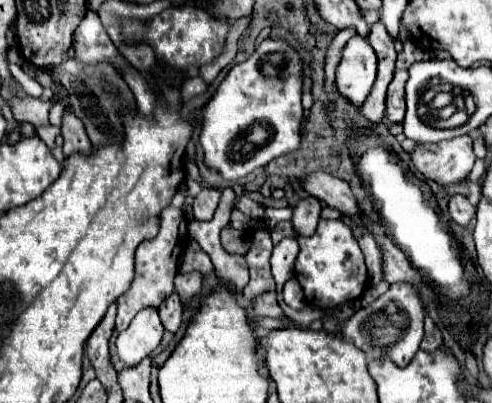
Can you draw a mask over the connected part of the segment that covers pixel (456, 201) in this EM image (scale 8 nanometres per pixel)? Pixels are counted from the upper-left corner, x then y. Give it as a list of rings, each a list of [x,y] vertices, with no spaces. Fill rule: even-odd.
[[[450,195],[448,213],[450,213],[452,221],[456,221],[462,227],[466,227],[470,223],[470,219],[474,217],[476,207],[472,207],[470,201],[466,197],[462,197],[462,195]]]

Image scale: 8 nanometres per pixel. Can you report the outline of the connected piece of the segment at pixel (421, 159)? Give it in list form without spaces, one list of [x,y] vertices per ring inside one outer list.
[[[470,135],[442,141],[434,151],[426,149],[424,145],[418,145],[412,151],[412,161],[416,169],[428,179],[434,179],[442,185],[466,179],[472,171],[474,159],[476,155],[472,153]]]

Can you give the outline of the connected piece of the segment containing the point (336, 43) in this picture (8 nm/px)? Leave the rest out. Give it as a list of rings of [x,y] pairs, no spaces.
[[[354,27],[338,31],[338,35],[334,37],[334,41],[332,41],[332,45],[330,45],[328,53],[326,53],[326,91],[328,91],[328,95],[330,95],[330,101],[336,99],[332,85],[334,85],[336,67],[338,67],[338,63],[340,63],[340,51],[342,51],[344,43],[346,43],[350,37],[354,37],[354,35],[356,35],[356,29],[354,29]]]

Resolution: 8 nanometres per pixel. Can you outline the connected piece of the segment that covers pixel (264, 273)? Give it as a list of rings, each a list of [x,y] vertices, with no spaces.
[[[254,229],[250,239],[250,249],[244,255],[248,267],[250,267],[250,281],[244,287],[244,297],[254,299],[266,291],[276,289],[276,281],[270,273],[270,255],[272,255],[272,241],[270,241],[270,229]]]

